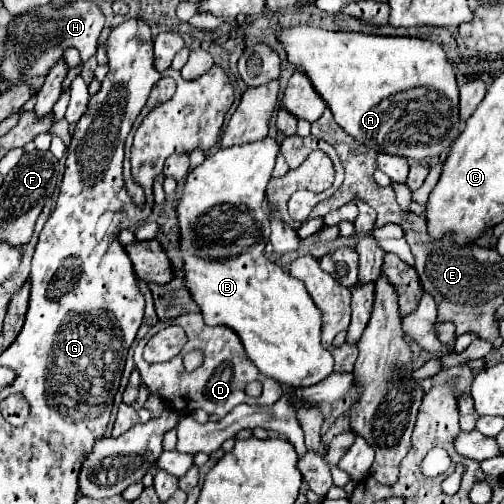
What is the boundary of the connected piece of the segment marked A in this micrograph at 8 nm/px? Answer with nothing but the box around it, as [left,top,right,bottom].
[275,26,459,160]

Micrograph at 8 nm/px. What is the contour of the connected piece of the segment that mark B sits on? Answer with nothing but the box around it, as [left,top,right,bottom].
[175,138,333,388]

